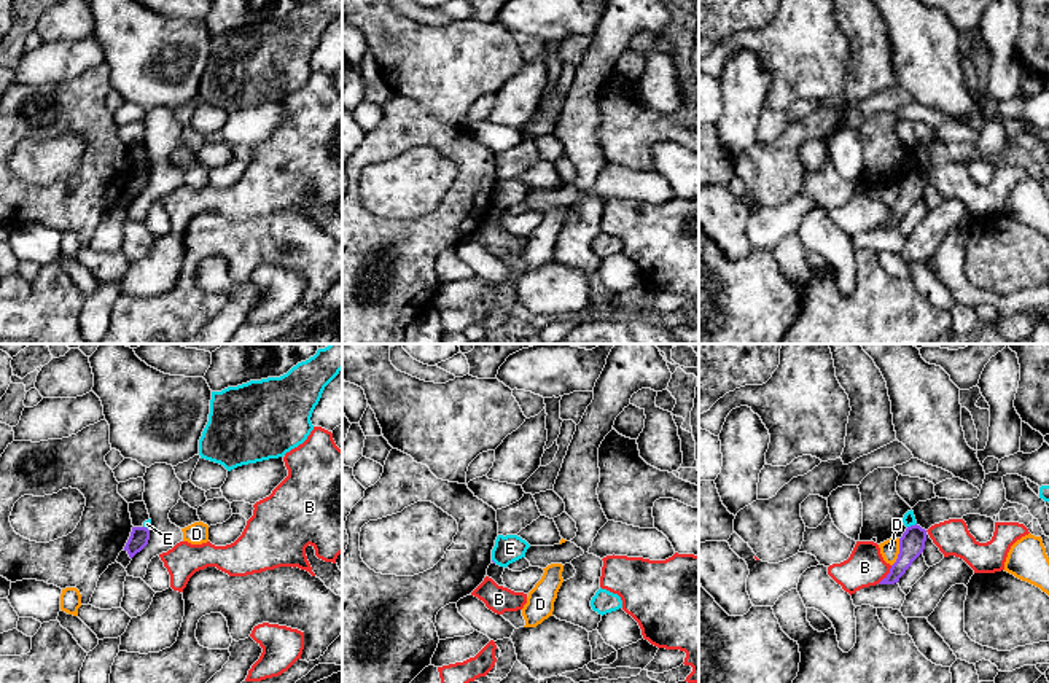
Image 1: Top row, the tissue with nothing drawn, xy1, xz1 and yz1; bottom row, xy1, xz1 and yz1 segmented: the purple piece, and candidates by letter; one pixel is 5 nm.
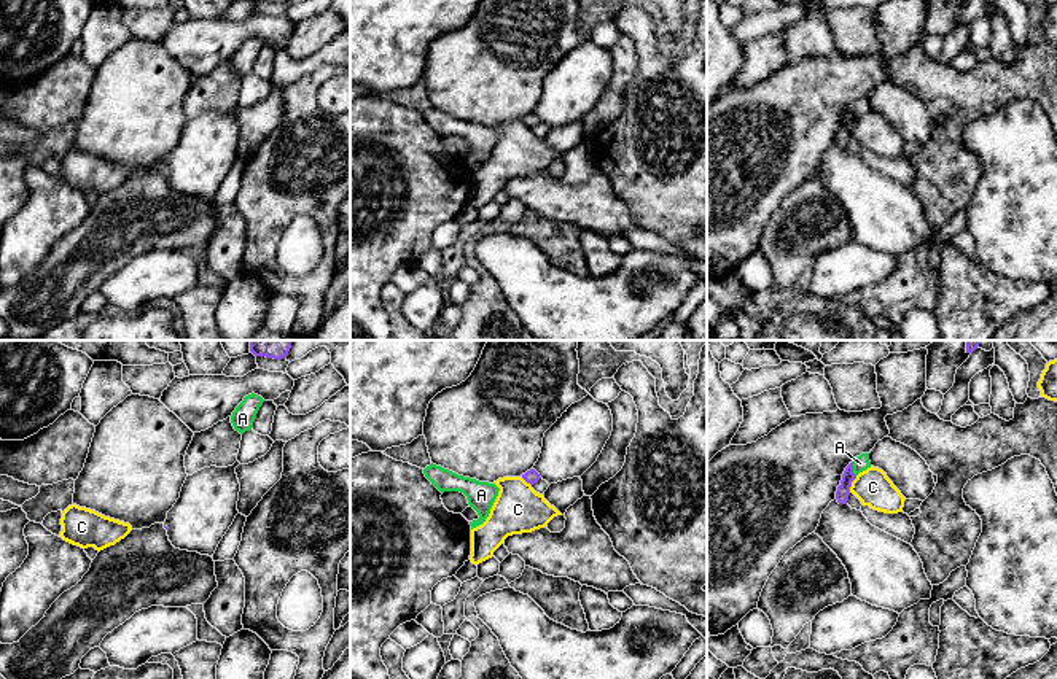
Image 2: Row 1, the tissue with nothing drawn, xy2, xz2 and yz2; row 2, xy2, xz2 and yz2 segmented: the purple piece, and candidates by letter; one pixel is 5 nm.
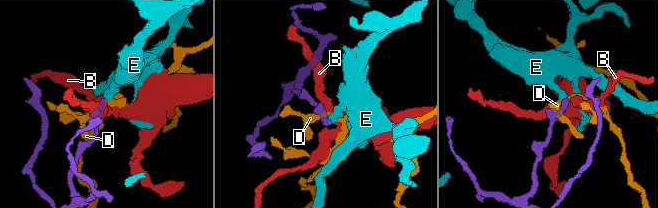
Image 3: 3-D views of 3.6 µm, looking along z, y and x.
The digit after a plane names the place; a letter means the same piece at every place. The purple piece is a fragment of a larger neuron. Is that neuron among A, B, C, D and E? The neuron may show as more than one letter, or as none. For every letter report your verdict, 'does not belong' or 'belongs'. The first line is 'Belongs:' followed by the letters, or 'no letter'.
Belongs: no letter
A: does not belong
B: does not belong
C: does not belong
D: does not belong
E: does not belong

